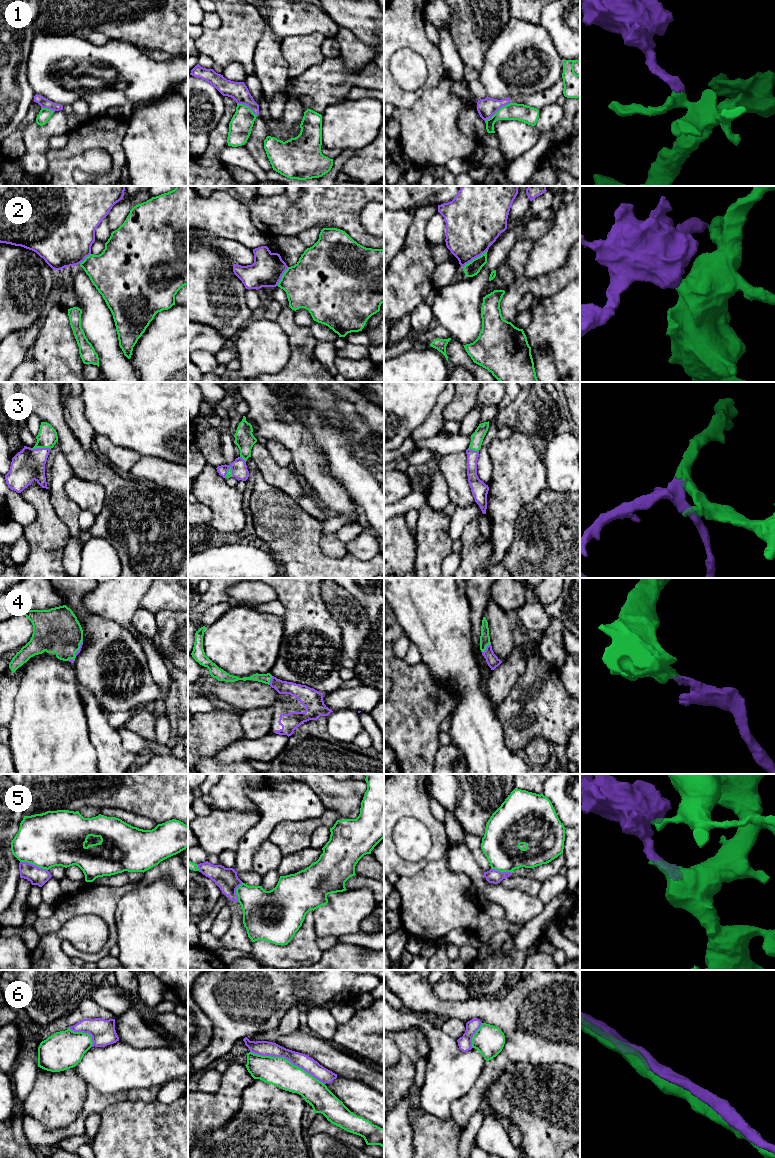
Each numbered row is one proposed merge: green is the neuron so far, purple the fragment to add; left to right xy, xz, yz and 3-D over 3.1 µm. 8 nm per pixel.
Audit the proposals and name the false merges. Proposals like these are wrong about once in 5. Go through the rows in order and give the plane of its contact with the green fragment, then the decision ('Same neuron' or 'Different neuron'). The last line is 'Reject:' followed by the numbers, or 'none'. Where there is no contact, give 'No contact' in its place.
1: Touches green in yz. Same neuron
2: Touches green in yz. Different neuron
3: Touches green in xy. Same neuron
4: Touches green in yz. Same neuron
5: Touches green in xy. Different neuron
6: Touches green in xz. Different neuron
Reject: 2, 5, 6

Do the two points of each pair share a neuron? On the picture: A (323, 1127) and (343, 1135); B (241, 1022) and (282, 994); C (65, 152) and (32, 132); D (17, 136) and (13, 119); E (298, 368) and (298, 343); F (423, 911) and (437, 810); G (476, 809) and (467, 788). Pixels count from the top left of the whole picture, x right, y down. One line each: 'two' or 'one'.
A: one
B: one
C: two
D: two
E: one
F: two
G: one

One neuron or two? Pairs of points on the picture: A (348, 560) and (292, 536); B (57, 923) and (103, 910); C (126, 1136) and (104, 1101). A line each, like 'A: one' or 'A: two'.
A: one
B: one
C: two

